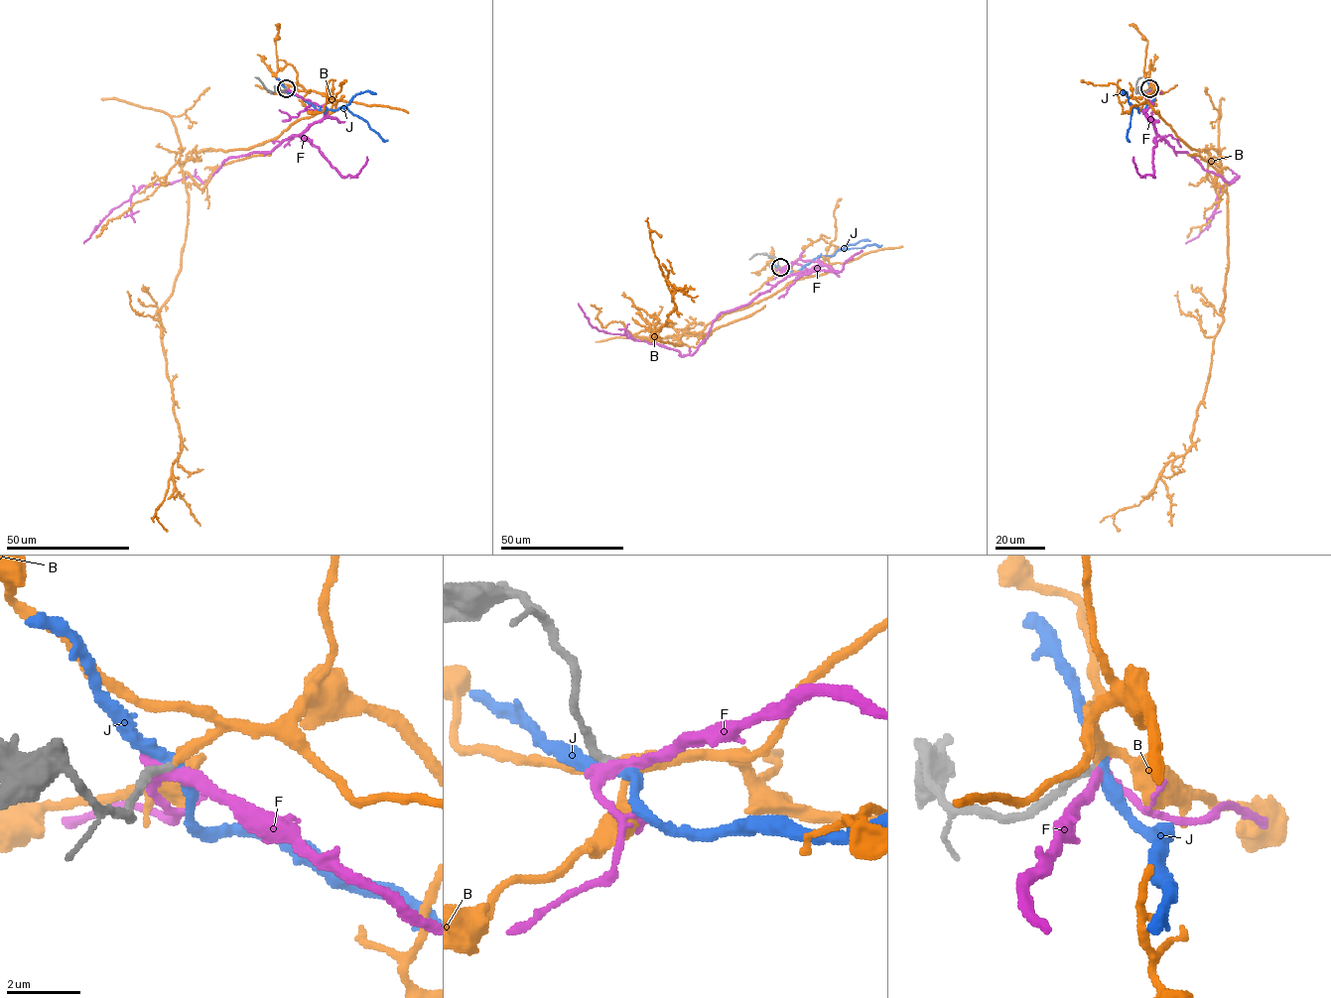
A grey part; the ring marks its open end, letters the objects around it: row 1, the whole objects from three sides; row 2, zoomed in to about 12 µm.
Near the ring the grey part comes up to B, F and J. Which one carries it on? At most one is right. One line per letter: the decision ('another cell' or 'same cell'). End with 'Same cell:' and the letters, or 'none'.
B: same cell
F: another cell
J: another cell
Same cell: B

